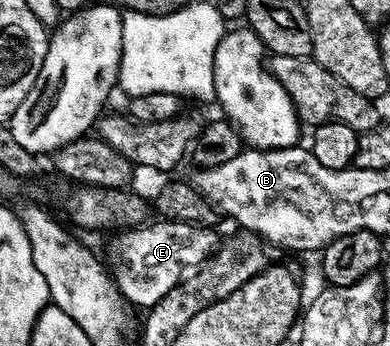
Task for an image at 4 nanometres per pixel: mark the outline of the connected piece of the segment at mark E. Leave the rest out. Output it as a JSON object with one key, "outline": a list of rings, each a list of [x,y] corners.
{"outline":[[[154,220],[136,228],[126,229],[125,235],[110,252],[109,258],[117,269],[115,285],[122,297],[138,302],[142,308],[154,306],[171,288],[188,278],[194,270],[205,265],[206,258],[212,255],[219,245],[219,237],[204,225],[187,222]]]}

